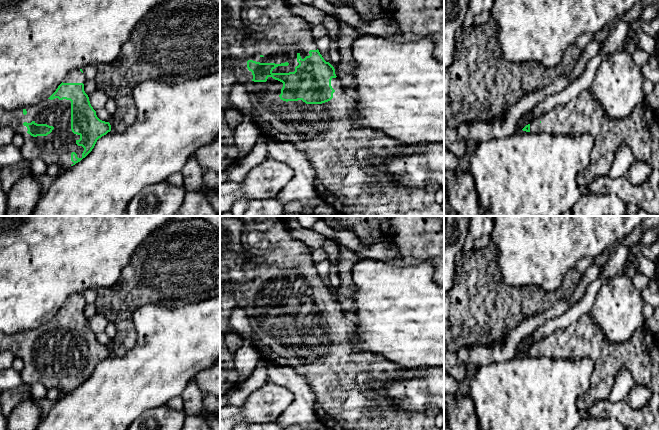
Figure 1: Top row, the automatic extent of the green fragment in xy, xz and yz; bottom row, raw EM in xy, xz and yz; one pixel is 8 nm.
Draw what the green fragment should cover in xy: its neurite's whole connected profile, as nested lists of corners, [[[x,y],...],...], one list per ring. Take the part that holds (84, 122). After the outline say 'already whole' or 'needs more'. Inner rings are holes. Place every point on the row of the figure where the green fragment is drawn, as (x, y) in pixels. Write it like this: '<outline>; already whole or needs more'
[[[78,69],[40,104],[11,111],[0,108],[0,128],[7,125],[22,135],[24,143],[20,151],[25,159],[40,159],[47,165],[56,164],[65,169],[85,158],[97,140],[111,131],[110,123],[100,120],[91,106],[84,91],[85,80],[82,69]]]; needs more

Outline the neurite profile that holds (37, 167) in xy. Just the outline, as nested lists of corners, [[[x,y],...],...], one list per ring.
[[[32,159],[29,163],[28,172],[31,173],[35,178],[39,178],[41,175],[46,173],[48,165],[40,159]]]

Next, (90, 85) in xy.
[[[94,79],[92,80],[85,80],[84,83],[84,91],[89,96],[96,90],[96,82]]]

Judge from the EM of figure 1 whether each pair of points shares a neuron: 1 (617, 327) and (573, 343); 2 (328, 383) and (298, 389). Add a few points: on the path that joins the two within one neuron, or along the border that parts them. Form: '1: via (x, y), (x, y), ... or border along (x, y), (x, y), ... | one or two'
1: border along (590, 314), (598, 328), (610, 341), (624, 341) | two
2: border along (294, 369), (306, 379), (314, 395), (314, 409) | two

